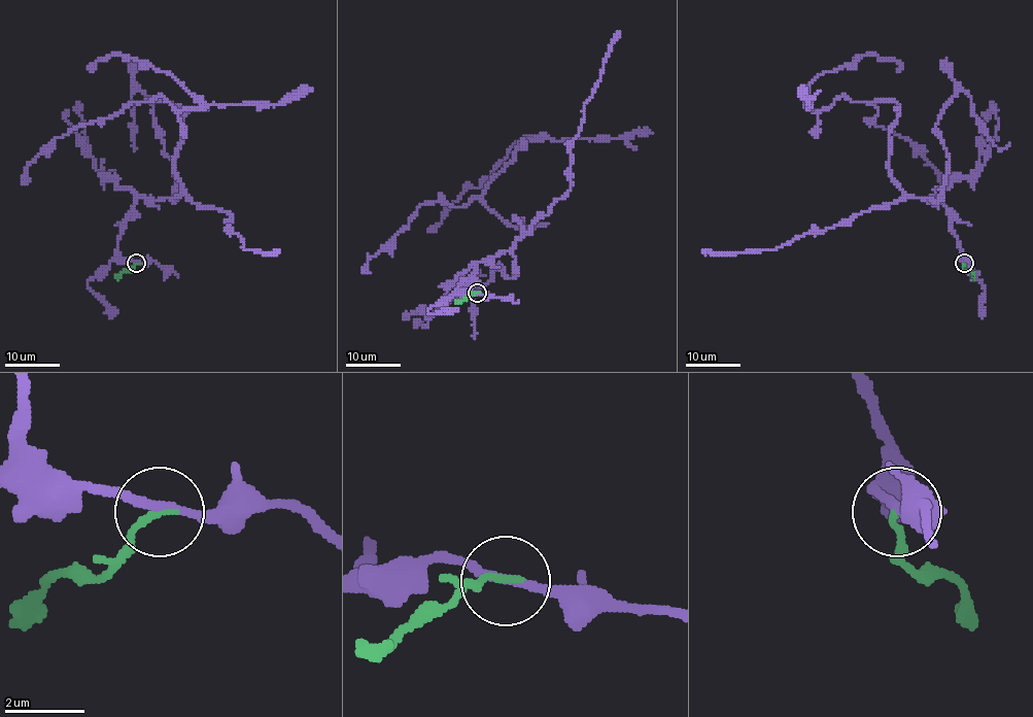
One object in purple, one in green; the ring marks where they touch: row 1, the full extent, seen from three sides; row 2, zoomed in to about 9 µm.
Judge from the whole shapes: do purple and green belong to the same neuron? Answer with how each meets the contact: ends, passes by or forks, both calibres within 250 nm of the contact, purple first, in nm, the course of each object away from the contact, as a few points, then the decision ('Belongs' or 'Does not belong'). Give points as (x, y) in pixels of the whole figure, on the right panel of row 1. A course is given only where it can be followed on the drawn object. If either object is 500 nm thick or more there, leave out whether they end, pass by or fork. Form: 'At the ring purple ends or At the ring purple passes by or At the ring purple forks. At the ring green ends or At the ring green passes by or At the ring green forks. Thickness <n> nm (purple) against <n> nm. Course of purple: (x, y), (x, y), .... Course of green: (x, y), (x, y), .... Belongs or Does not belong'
At the ring purple passes by. At the ring green ends. Thickness 200 nm (purple) against 180 nm. Course of purple: (963, 263), (945, 206), (904, 193), (890, 170), (894, 101), (807, 106), (817, 76), (862, 56), (900, 71). Course of green: (963, 263), (973, 278). Does not belong

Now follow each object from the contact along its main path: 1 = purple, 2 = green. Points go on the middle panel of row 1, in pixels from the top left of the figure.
1: (477, 293), (458, 287), (513, 244), (515, 218), (525, 228), (482, 194), (542, 136), (429, 230)
2: (477, 293), (456, 302)

